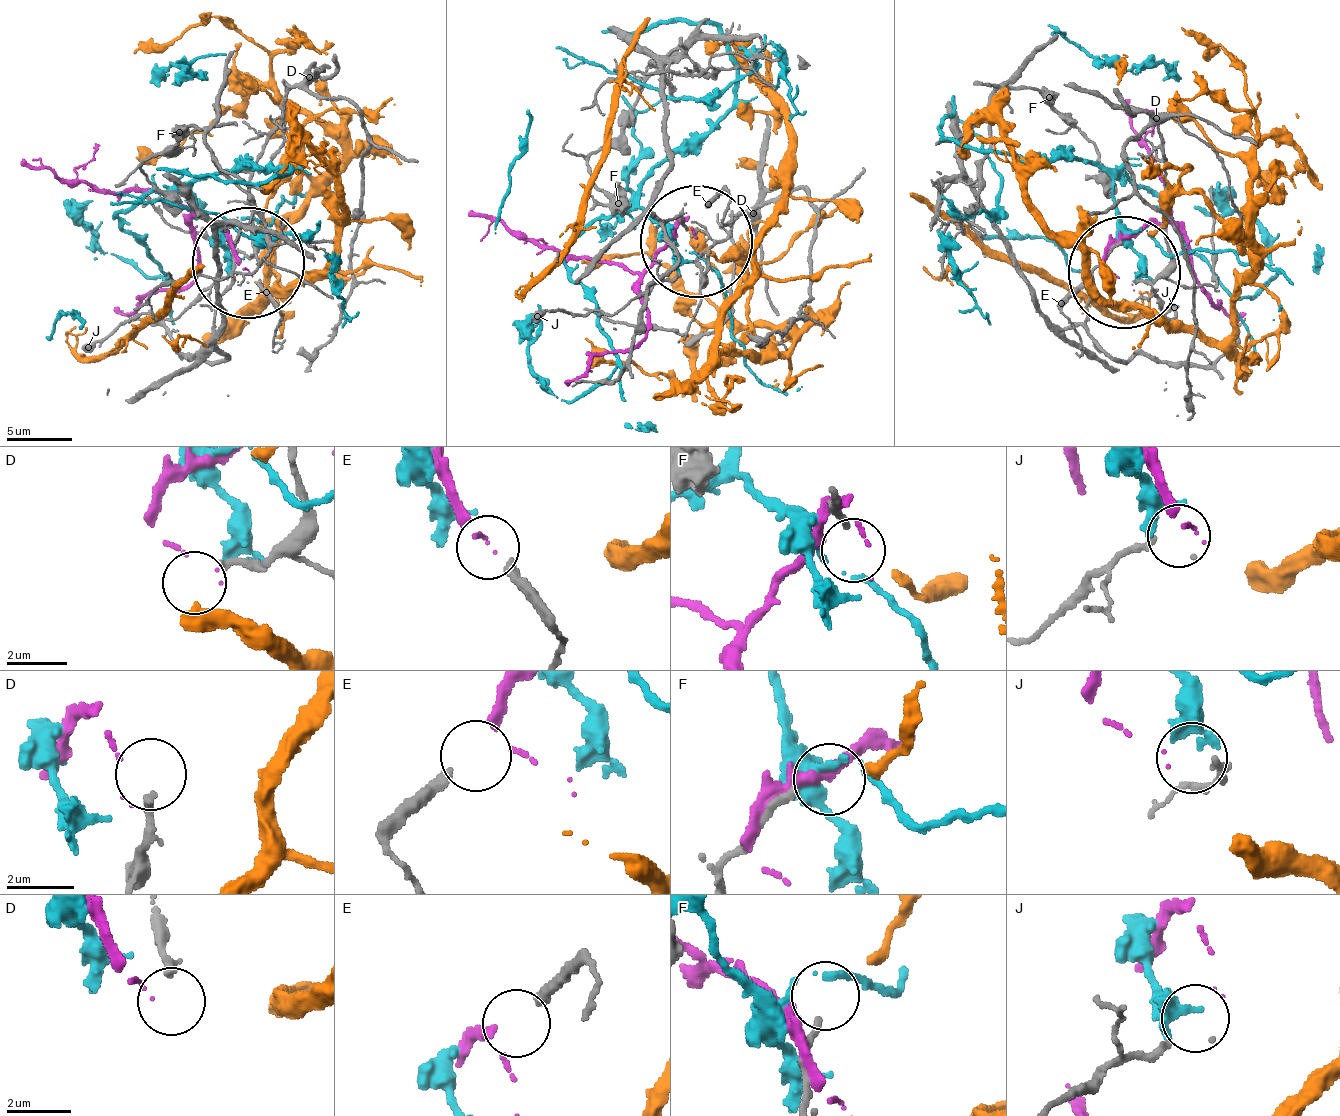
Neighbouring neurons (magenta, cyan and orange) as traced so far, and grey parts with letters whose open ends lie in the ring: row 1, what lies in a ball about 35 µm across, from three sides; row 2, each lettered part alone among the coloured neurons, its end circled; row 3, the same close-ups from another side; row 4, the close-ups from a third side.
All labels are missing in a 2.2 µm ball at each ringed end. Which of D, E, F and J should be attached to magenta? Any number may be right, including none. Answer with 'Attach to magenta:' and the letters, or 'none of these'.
Attach to magenta: E

